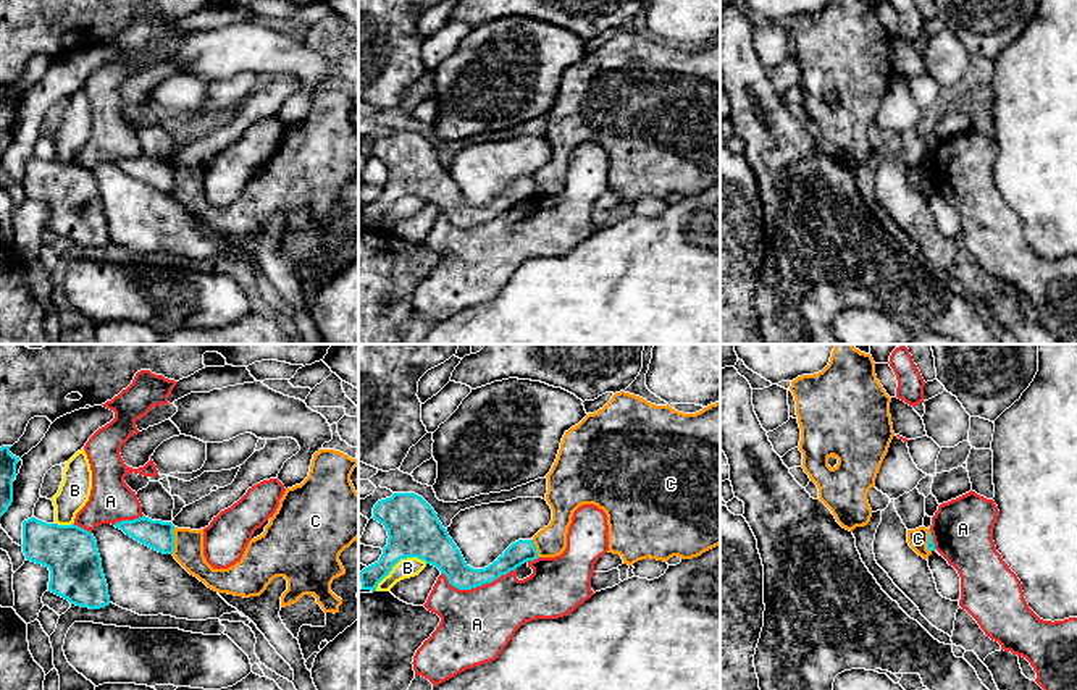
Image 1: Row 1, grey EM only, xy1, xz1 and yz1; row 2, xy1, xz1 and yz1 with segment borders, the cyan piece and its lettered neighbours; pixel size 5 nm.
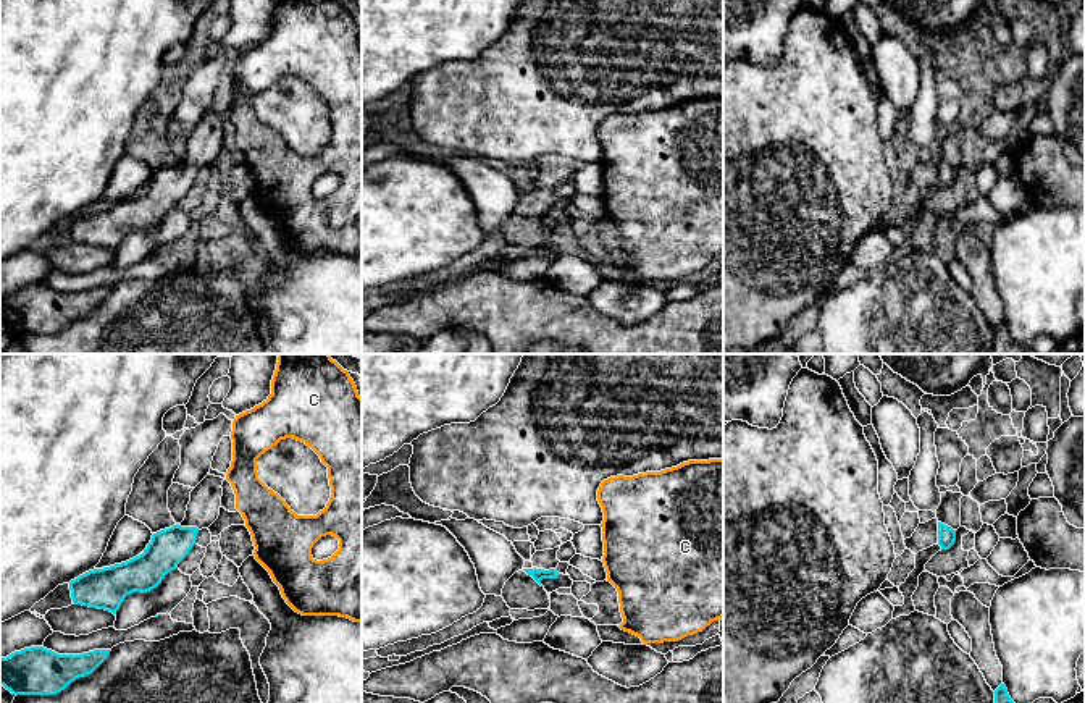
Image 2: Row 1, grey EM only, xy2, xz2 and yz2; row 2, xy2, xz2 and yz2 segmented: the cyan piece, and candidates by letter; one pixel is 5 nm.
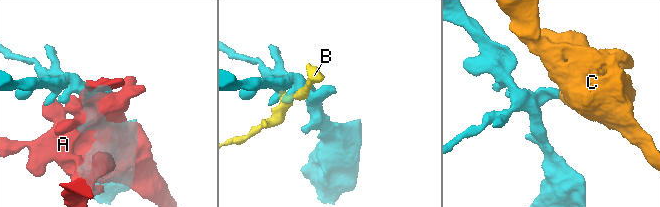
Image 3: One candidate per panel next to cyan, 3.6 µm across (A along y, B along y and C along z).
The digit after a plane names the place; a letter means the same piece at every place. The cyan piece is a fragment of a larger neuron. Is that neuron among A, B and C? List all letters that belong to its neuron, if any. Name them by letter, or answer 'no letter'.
no letter

